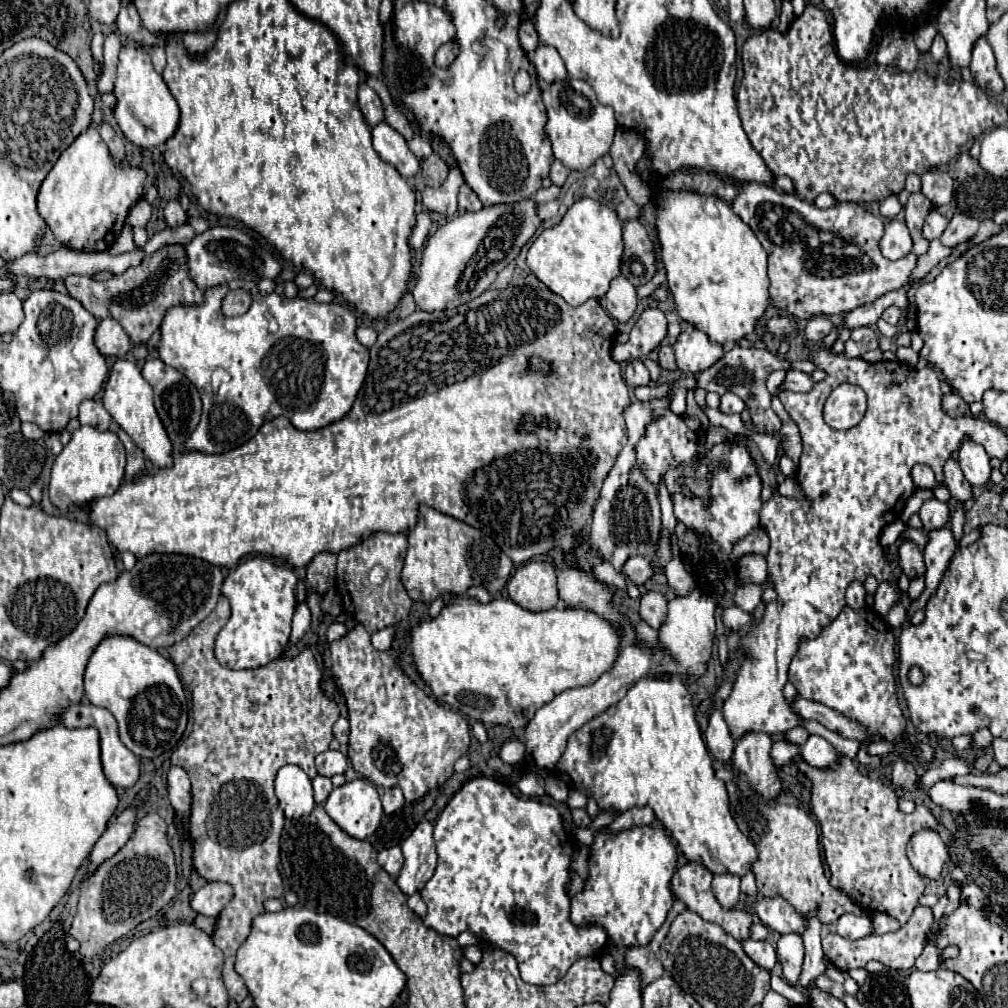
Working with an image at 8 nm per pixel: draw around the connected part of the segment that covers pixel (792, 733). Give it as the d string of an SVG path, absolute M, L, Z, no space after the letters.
M794 727L794 729L790 729L790 731L784 735L784 739L786 739L788 743L792 743L792 745L804 745L806 739L808 739L808 731L806 731L804 727Z

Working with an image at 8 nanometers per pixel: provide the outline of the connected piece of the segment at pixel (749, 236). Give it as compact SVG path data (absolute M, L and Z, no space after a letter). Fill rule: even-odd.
M664 191L662 197L656 201L656 227L658 227L658 239L660 239L660 257L666 265L668 273L668 285L672 291L672 297L676 301L678 315L690 323L692 327L704 331L710 341L714 343L738 343L742 337L754 331L756 321L764 315L768 309L770 297L768 297L768 253L760 245L758 237L742 223L742 219L718 197L698 195L692 191ZM704 201L712 201L716 207L716 215L706 213Z

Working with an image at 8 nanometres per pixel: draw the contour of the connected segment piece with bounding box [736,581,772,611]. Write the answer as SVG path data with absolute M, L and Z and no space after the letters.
M764 581L762 585L758 585L758 583L744 583L738 589L738 593L736 593L736 605L742 607L744 611L752 611L760 603L762 593L764 593L764 589L768 585L772 585L772 583L770 581Z

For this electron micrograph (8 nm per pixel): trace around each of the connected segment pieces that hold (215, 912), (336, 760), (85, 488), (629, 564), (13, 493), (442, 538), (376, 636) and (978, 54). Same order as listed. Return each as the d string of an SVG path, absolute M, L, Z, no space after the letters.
M208 881L200 891L194 893L190 905L200 915L218 917L220 911L230 903L232 897L234 897L234 889L230 883Z
M324 751L316 757L316 769L324 777L332 777L336 773L344 773L348 767L346 757L340 751Z
M88 425L80 427L72 435L70 443L64 445L62 453L56 457L52 465L52 475L48 483L50 501L66 509L68 503L84 507L100 497L108 497L120 487L124 477L124 465L126 465L126 451L114 431L98 431Z
M630 557L622 569L622 573L628 577L628 581L632 581L634 585L642 585L652 577L652 567L646 559L642 557Z
M8 489L8 491L6 491L6 497L10 497L14 503L18 503L18 505L24 505L24 507L30 507L30 505L32 505L32 499L28 497L28 493L26 493L26 491Z
M420 507L418 525L408 531L408 553L404 559L402 569L402 583L412 601L418 603L432 603L444 595L460 595L468 587L478 585L486 587L490 593L500 591L510 573L512 573L512 559L482 535L482 531L450 517L432 507Z
M388 626L380 631L377 631L376 633L373 633L371 635L371 643L379 651L388 650L391 646L394 635L394 626Z
M978 37L978 41L974 43L970 73L972 73L978 87L988 89L990 93L1002 93L1004 91L1002 77L998 75L998 69L994 63L992 47L986 43L984 37Z

